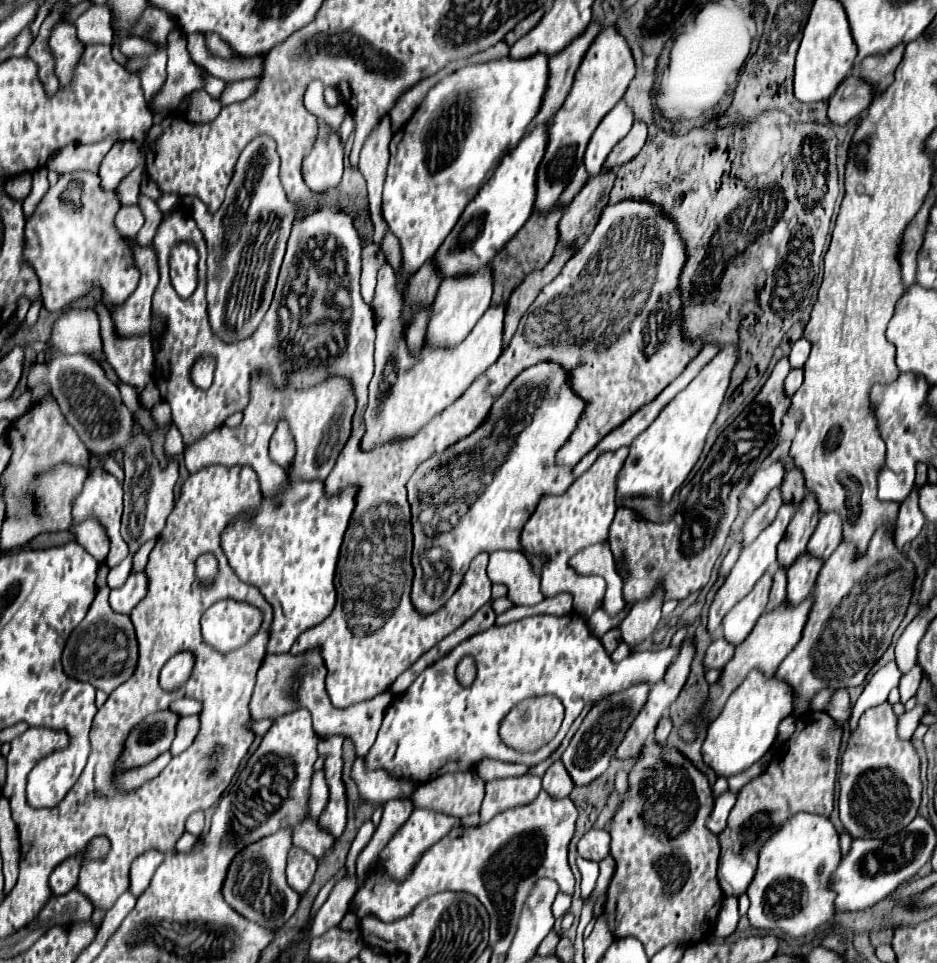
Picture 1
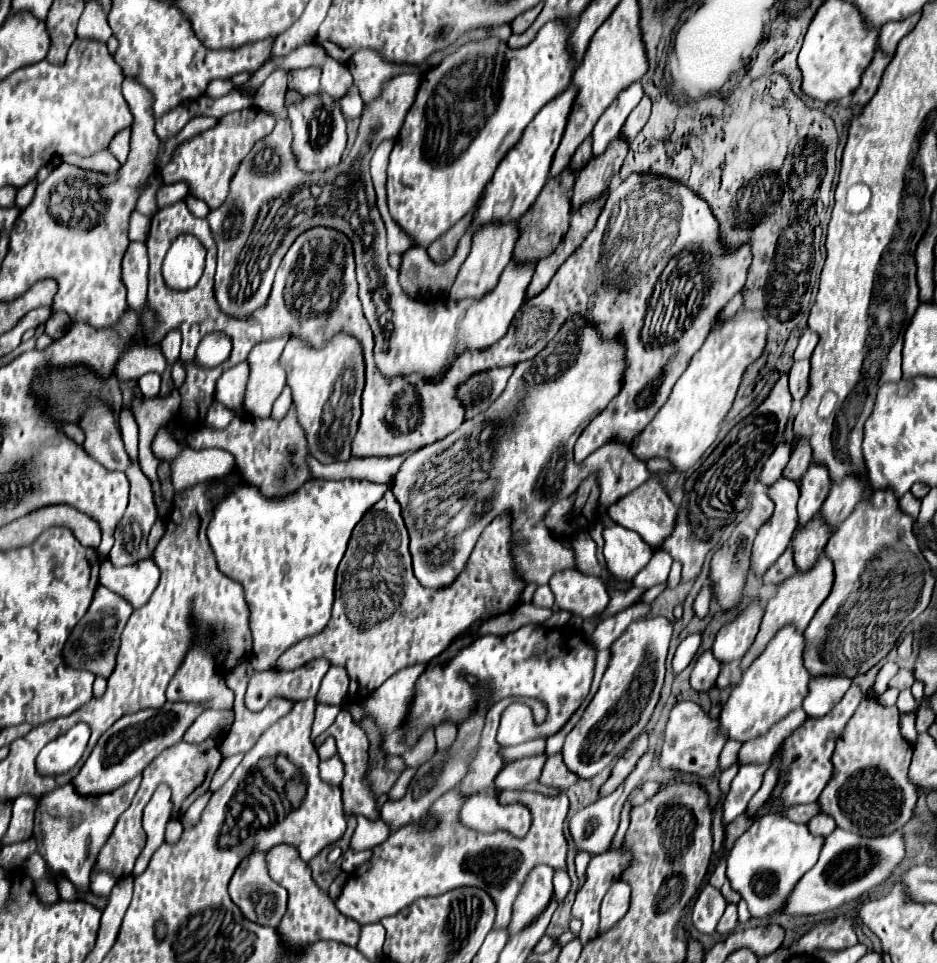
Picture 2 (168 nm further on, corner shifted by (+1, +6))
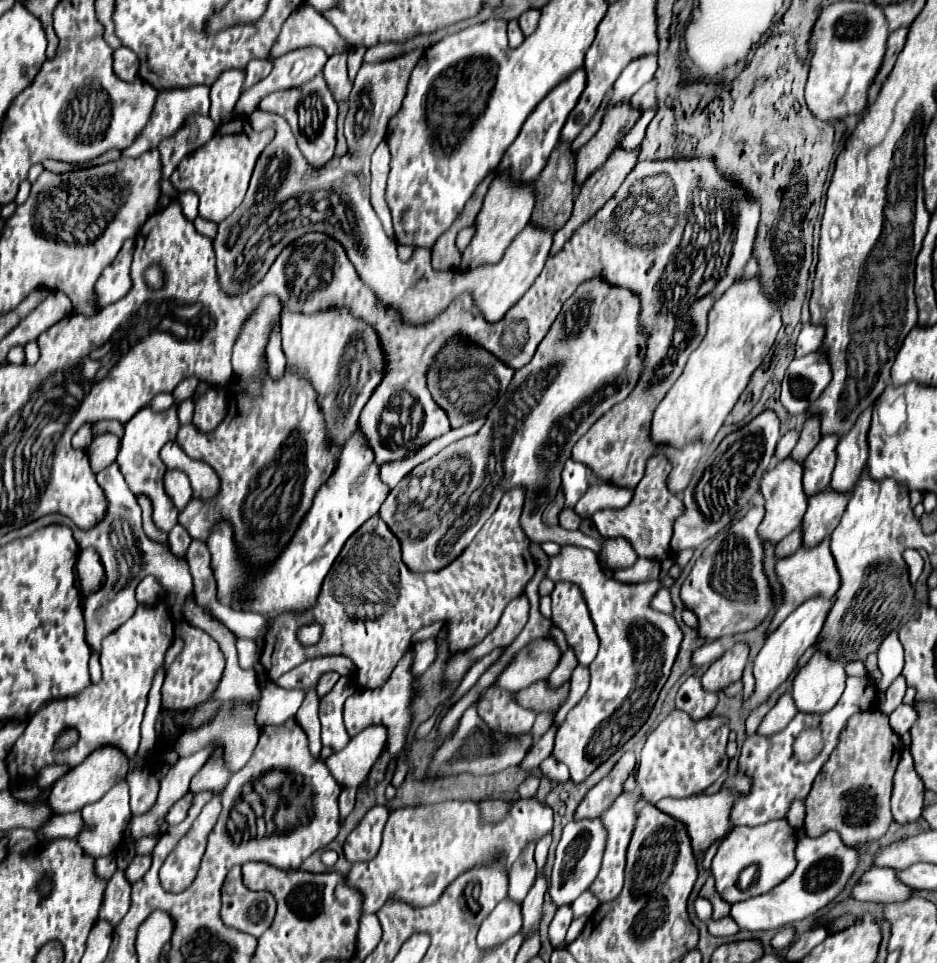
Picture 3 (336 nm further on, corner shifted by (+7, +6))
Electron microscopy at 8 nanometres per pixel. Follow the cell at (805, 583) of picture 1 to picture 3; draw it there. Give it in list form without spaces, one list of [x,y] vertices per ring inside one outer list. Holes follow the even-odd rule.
[[[824,490],[812,498],[808,498],[808,510],[802,518],[802,546],[810,548],[820,544],[830,532],[838,526],[848,504],[846,494],[838,494],[832,490]]]

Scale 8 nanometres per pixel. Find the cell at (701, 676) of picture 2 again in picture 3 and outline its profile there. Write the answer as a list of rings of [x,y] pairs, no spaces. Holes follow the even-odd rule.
[[[696,674],[688,676],[676,694],[676,708],[688,712],[696,720],[702,716],[708,716],[714,710],[716,702],[718,702],[718,696],[704,690],[700,676]]]

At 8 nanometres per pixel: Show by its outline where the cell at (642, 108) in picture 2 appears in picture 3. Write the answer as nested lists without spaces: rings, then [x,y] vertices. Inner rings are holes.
[[[652,80],[652,82],[648,82],[640,92],[636,92],[636,94],[630,98],[630,106],[632,106],[632,108],[638,108],[640,112],[644,112],[644,110],[648,110],[648,108],[656,106],[654,88],[656,88],[654,80]]]

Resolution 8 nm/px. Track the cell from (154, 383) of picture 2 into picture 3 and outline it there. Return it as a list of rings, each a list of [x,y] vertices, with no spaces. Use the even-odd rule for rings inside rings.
[[[177,405],[161,413],[152,412],[148,406],[144,406],[132,416],[130,422],[126,422],[124,438],[122,438],[120,452],[118,452],[118,466],[120,466],[120,472],[124,474],[126,482],[130,484],[130,490],[134,494],[144,492],[150,496],[152,506],[154,506],[154,514],[152,514],[154,524],[164,532],[170,532],[178,524],[178,510],[172,504],[172,500],[166,496],[164,486],[162,486],[166,466],[160,460],[160,448],[168,440],[176,438],[178,428],[180,428],[180,422],[178,422]]]

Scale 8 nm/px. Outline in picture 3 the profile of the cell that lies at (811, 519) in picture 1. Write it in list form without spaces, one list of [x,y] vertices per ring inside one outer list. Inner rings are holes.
[[[824,436],[804,460],[804,494],[814,496],[828,488],[836,462],[838,436]]]

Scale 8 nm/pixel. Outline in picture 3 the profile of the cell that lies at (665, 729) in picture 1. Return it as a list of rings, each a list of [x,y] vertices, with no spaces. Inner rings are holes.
[[[582,818],[582,820],[570,820],[564,830],[560,844],[556,848],[556,862],[552,870],[552,882],[550,882],[550,896],[556,906],[572,904],[582,892],[588,890],[588,886],[594,882],[598,868],[602,864],[606,848],[606,826],[602,818]]]

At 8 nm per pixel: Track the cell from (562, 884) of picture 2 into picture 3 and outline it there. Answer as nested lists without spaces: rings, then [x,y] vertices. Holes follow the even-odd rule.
[[[544,836],[540,844],[536,844],[536,864],[538,864],[538,870],[544,872],[544,866],[546,866],[546,858],[548,858],[548,846],[550,846],[550,836]]]

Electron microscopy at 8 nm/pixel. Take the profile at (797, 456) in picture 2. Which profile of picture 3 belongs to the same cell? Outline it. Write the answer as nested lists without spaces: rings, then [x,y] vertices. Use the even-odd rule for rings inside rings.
[[[810,418],[810,420],[806,420],[806,424],[804,424],[804,430],[800,432],[800,438],[798,438],[798,444],[796,444],[796,448],[792,450],[792,454],[790,454],[790,458],[794,460],[794,462],[804,462],[806,460],[806,456],[814,450],[814,446],[820,442],[820,424],[818,424],[818,418]]]

